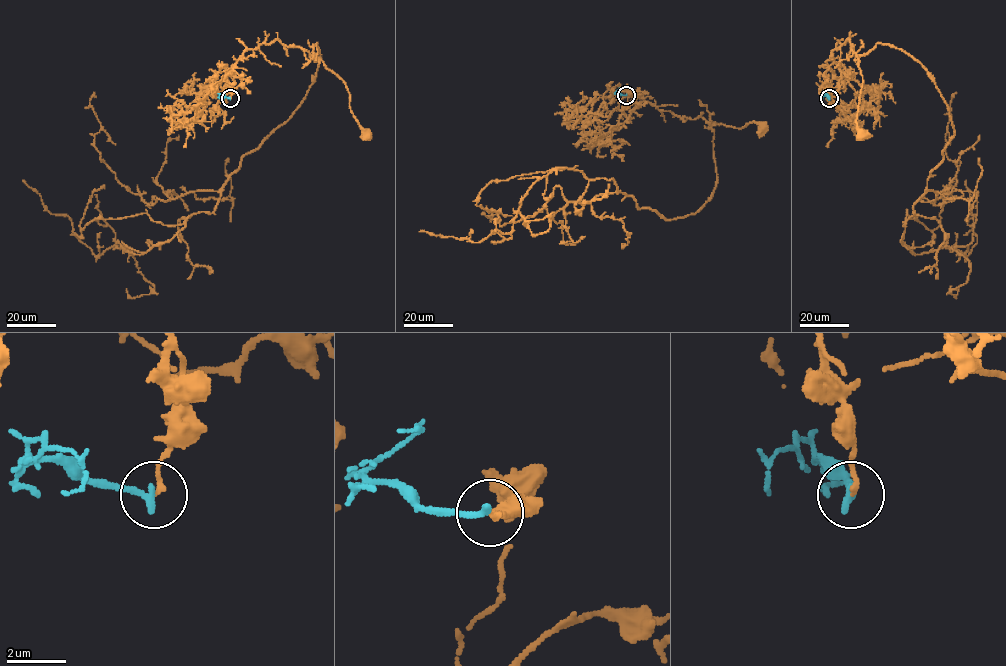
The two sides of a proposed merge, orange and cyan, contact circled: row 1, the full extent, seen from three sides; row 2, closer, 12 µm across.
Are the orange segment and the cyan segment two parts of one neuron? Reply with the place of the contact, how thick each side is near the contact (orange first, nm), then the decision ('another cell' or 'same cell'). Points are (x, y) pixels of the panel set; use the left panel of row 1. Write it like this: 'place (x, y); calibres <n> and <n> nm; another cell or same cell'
place (230, 98); calibres 160 and 280 nm; another cell

